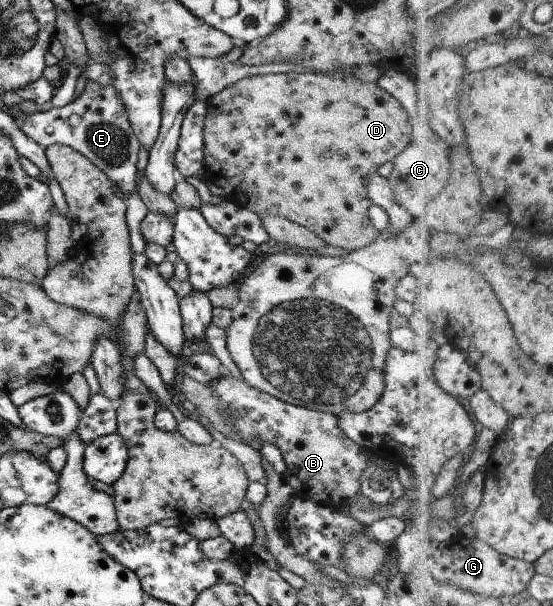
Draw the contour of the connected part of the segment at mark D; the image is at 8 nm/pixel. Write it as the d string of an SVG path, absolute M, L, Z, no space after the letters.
M315 73L254 75L236 81L210 97L206 101L206 108L202 127L202 142L203 162L208 170L206 180L209 185L225 193L223 198L234 204L246 206L249 211L254 211L256 214L264 212L264 214L284 217L290 222L307 228L311 233L320 237L326 245L338 246L338 248L344 248L344 250L354 251L365 247L379 235L367 215L367 210L371 205L366 190L367 180L371 174L376 172L376 168L380 164L392 161L399 152L402 152L402 149L406 148L419 135L416 125L412 121L412 114L406 112L398 104L398 101L389 95L387 89L381 89L374 82L365 83L352 77L334 78Z

